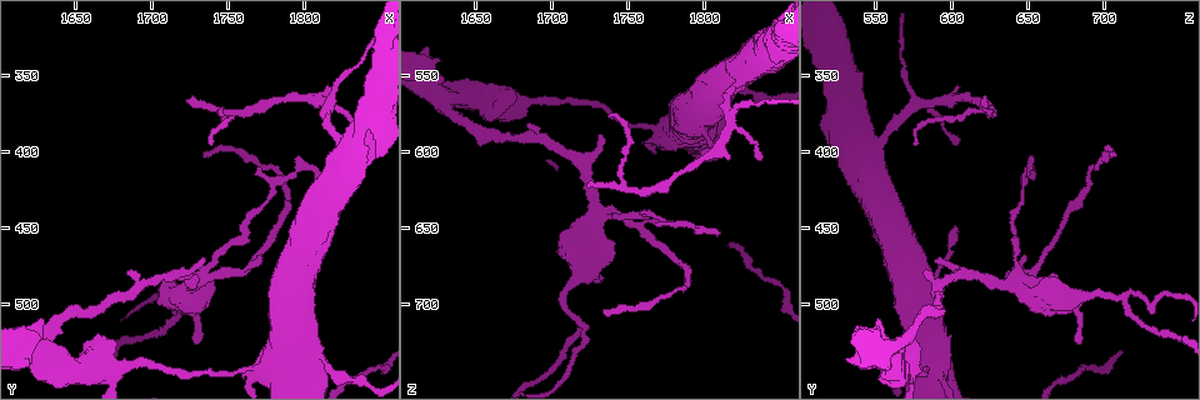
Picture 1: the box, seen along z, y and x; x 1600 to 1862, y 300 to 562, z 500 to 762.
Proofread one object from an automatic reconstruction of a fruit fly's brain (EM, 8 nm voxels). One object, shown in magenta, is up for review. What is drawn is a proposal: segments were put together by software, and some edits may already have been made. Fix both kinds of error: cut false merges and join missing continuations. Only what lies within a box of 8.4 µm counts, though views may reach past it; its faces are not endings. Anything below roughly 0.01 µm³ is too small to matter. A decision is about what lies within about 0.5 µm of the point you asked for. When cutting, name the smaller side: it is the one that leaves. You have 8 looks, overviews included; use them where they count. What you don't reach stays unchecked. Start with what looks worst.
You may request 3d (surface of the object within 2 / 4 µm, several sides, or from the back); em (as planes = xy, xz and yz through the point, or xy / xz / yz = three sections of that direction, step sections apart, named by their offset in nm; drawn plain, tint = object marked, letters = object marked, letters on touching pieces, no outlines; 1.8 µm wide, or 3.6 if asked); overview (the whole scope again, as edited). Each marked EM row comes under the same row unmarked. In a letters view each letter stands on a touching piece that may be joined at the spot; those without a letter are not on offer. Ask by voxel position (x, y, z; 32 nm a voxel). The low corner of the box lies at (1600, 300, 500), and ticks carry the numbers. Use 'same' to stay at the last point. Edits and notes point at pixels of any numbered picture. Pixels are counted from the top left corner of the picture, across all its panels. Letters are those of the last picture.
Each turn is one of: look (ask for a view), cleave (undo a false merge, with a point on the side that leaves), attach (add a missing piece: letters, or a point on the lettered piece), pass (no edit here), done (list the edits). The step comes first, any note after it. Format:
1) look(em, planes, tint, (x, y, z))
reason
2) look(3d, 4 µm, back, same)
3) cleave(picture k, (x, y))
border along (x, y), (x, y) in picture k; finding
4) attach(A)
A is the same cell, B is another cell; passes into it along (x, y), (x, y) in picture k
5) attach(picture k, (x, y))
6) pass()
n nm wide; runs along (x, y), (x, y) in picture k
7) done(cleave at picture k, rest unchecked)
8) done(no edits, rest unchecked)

look(em, planes, tint, (1780, 544, 588))
sudden change in width

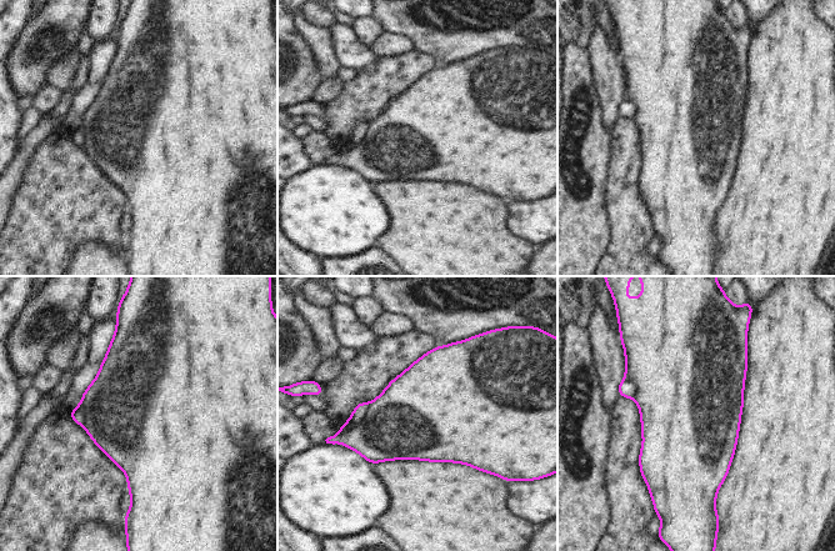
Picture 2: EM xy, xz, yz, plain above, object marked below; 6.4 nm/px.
look(em, planes, letters, same)
what lies round it

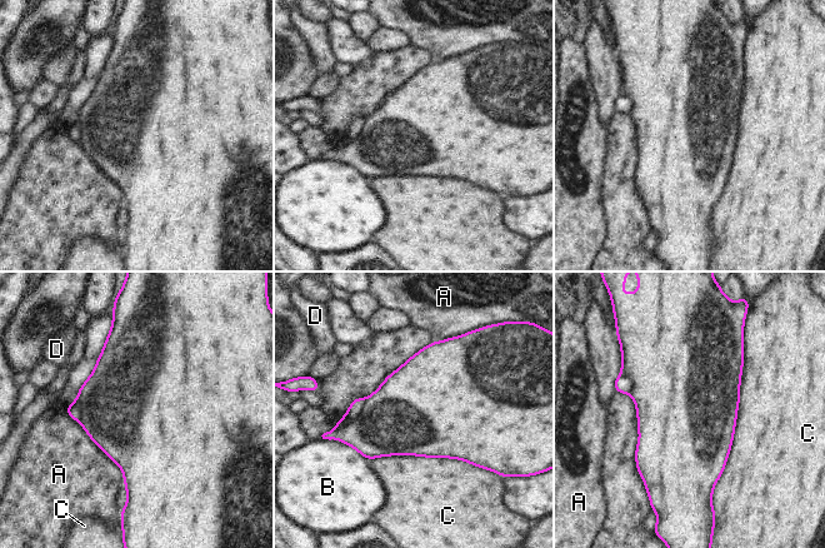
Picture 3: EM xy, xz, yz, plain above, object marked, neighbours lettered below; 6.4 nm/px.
cleave(picture 3, (355, 407))
C touches over 1050 nm; A, B, C and D are other cells; a second neuron is stuck on

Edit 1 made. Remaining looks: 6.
look(em, planes, letters, (1722, 366, 622))
thin end

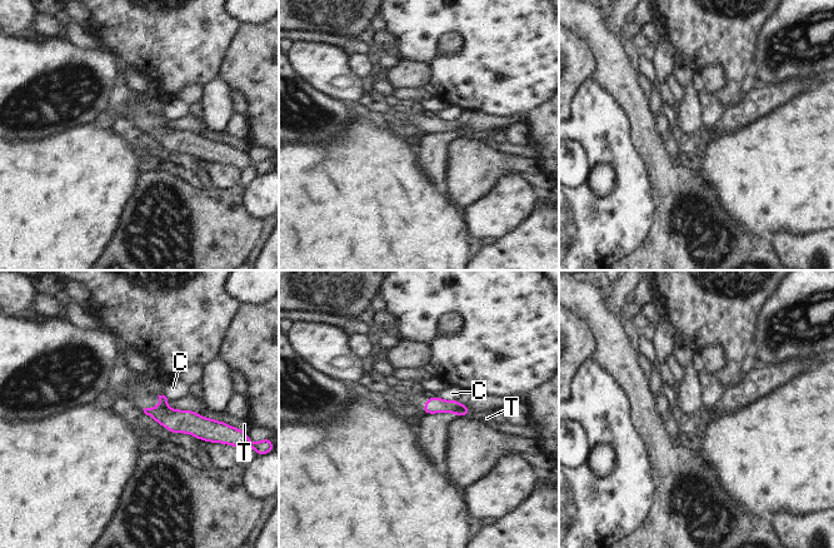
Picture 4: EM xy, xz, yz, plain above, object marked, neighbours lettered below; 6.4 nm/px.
pass()
T touches over 220 nm; C and T are other cells; no lettered piece goes on from it

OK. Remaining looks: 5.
look(em, planes, letters, (1836, 396, 604))
free end

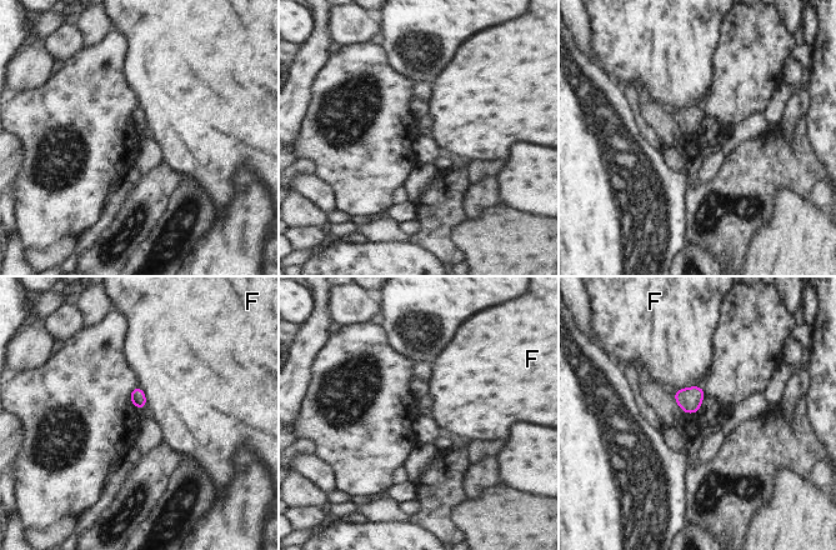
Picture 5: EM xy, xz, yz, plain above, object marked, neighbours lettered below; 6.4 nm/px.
pass()
F is another cell; border along (699, 385), (680, 388), (672, 394) in picture 5; no lettered piece goes on from it

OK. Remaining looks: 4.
done(cleave at picture 3, rest unchecked)

